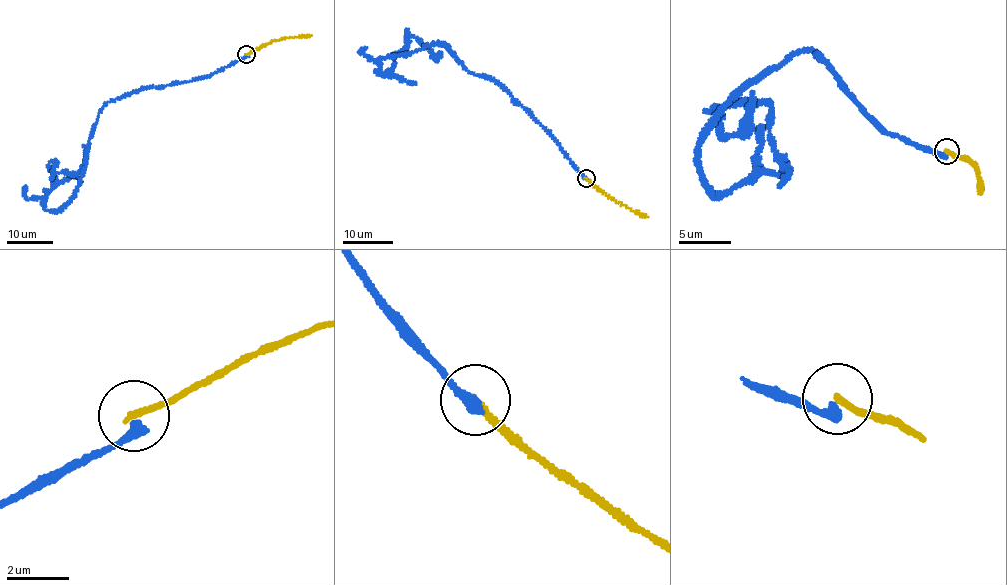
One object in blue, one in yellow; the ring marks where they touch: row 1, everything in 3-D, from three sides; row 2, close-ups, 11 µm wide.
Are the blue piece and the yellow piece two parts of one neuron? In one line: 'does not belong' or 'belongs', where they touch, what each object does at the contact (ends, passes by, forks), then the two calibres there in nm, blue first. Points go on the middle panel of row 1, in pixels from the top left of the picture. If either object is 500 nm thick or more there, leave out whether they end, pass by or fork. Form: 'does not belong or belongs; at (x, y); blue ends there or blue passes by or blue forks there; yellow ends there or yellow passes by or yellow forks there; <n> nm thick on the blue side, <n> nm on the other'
does not belong; at (586, 178); blue ends there; yellow ends there; 360 nm thick on the blue side, 220 nm on the other

